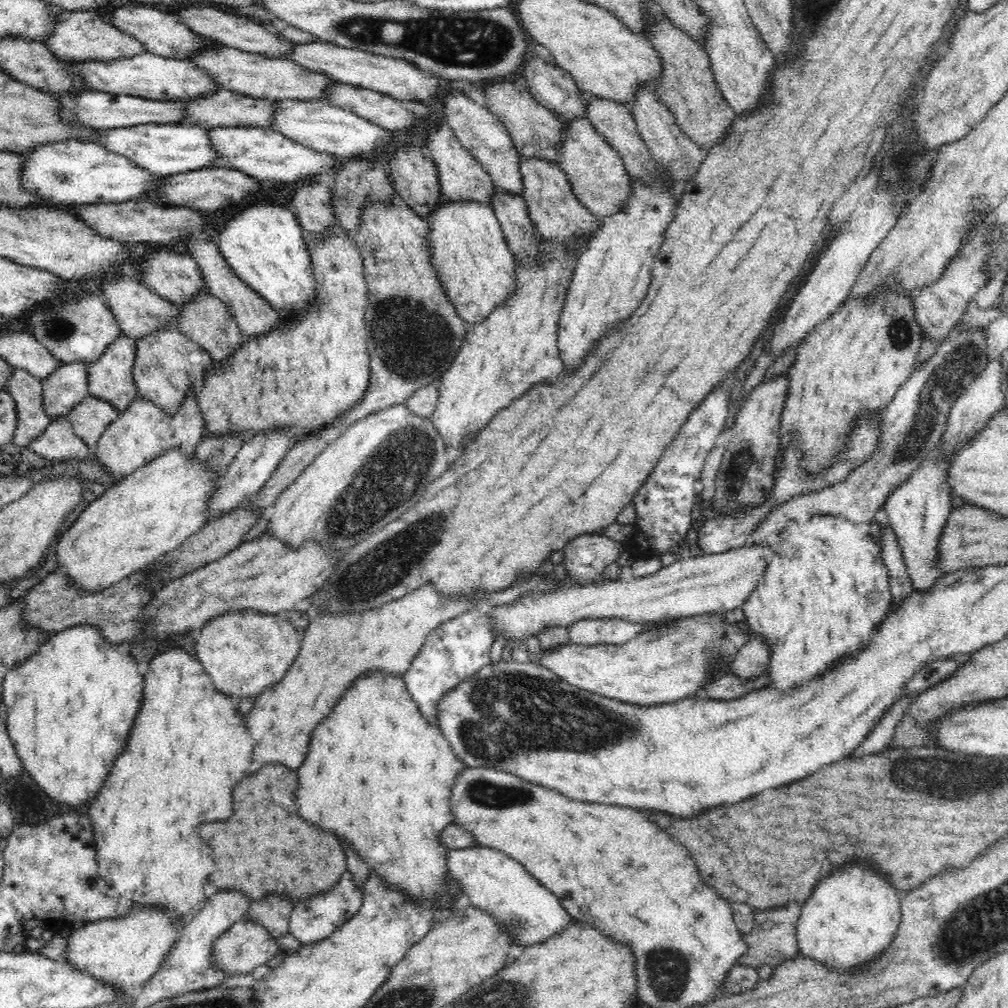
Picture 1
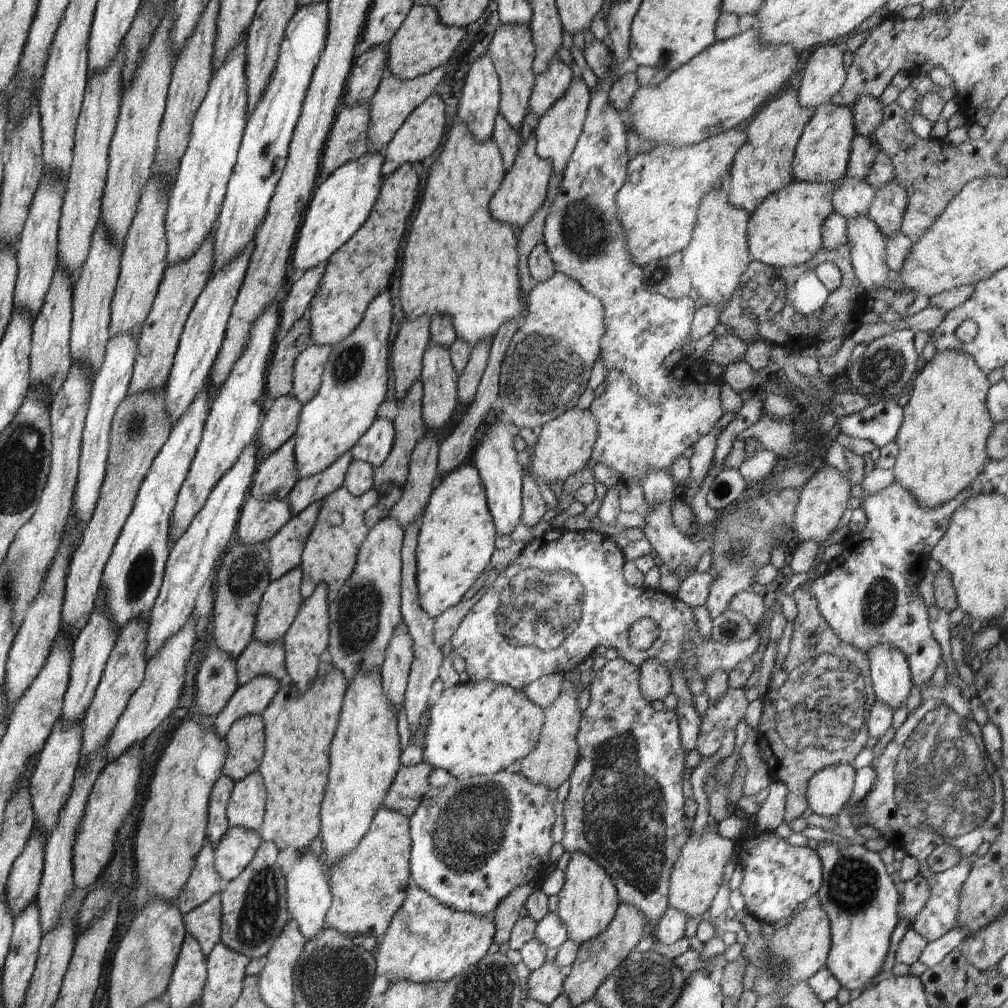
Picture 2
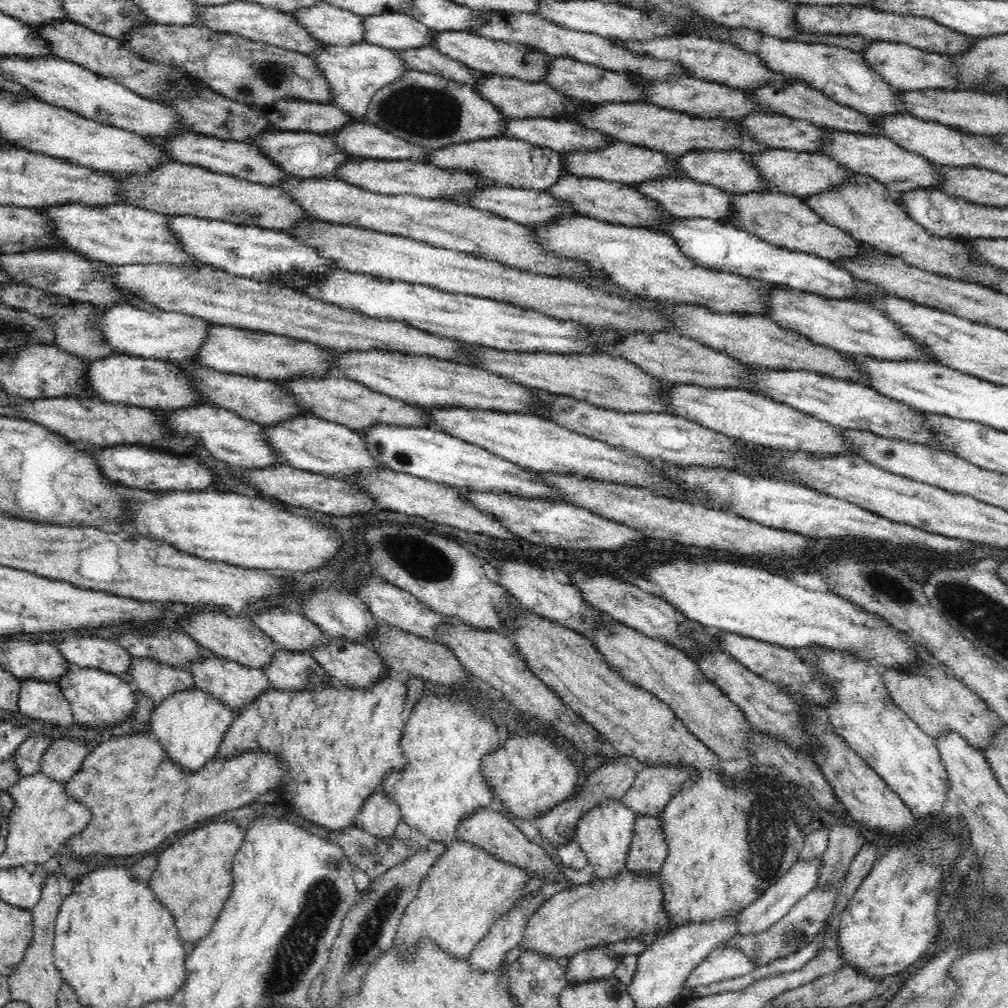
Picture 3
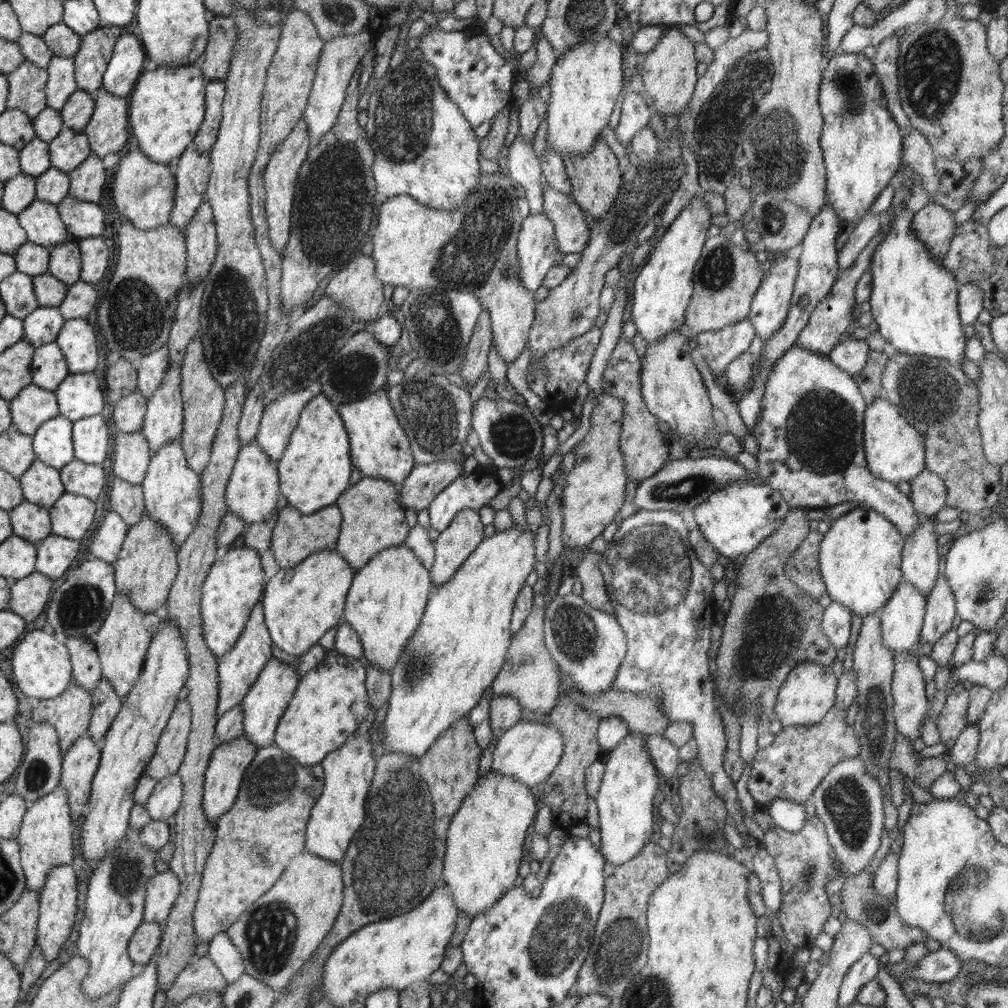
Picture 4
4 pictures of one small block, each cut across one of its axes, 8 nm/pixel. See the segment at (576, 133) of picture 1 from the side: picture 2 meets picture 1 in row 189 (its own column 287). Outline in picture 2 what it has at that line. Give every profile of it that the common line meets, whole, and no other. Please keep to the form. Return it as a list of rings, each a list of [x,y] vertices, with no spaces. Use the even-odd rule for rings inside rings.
[[[298,567],[296,570],[291,570],[288,574],[284,574],[278,580],[271,581],[267,586],[259,604],[260,608],[258,608],[256,614],[256,624],[254,624],[253,639],[256,642],[272,644],[272,642],[283,640],[284,635],[294,622],[303,602],[300,590],[302,576],[304,574],[302,574],[300,567]]]

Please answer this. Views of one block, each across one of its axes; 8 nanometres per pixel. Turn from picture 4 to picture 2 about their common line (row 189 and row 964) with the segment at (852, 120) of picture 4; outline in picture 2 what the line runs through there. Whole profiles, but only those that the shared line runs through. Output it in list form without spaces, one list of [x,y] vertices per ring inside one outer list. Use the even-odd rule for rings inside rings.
[[[827,841],[819,842],[815,851],[821,858],[824,877],[817,896],[828,914],[832,941],[825,967],[842,988],[862,990],[880,974],[888,956],[891,934],[899,921],[898,888],[890,877],[890,867],[864,845]]]

